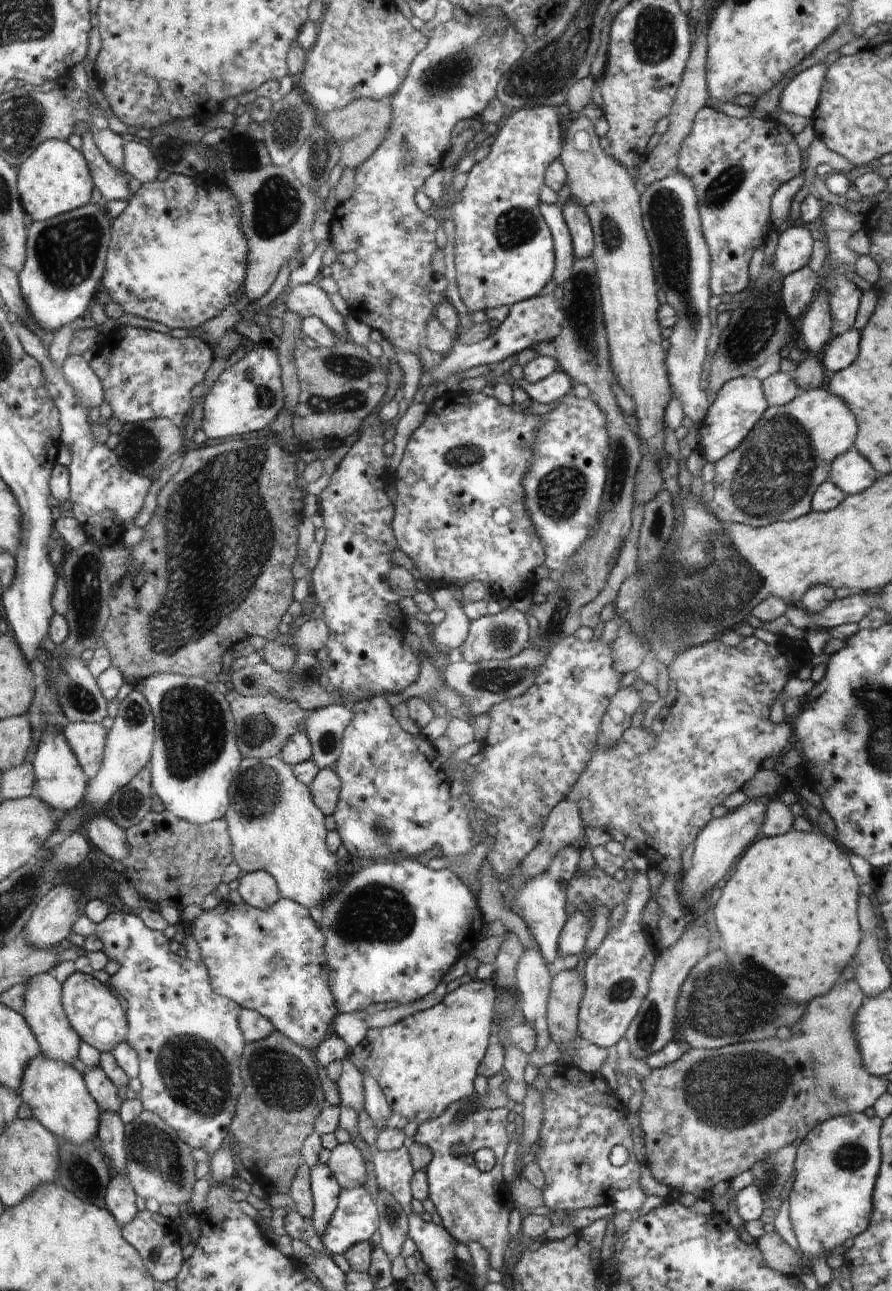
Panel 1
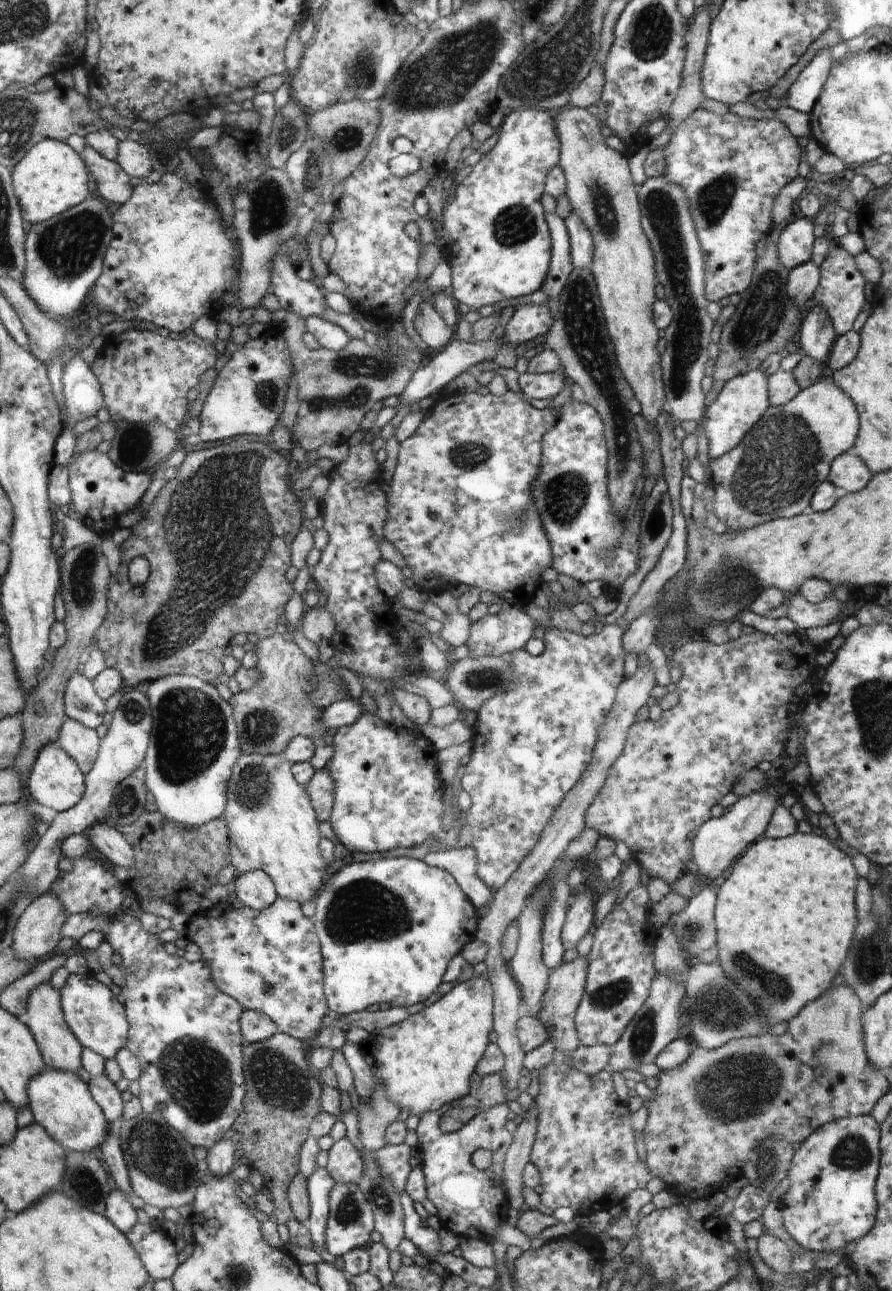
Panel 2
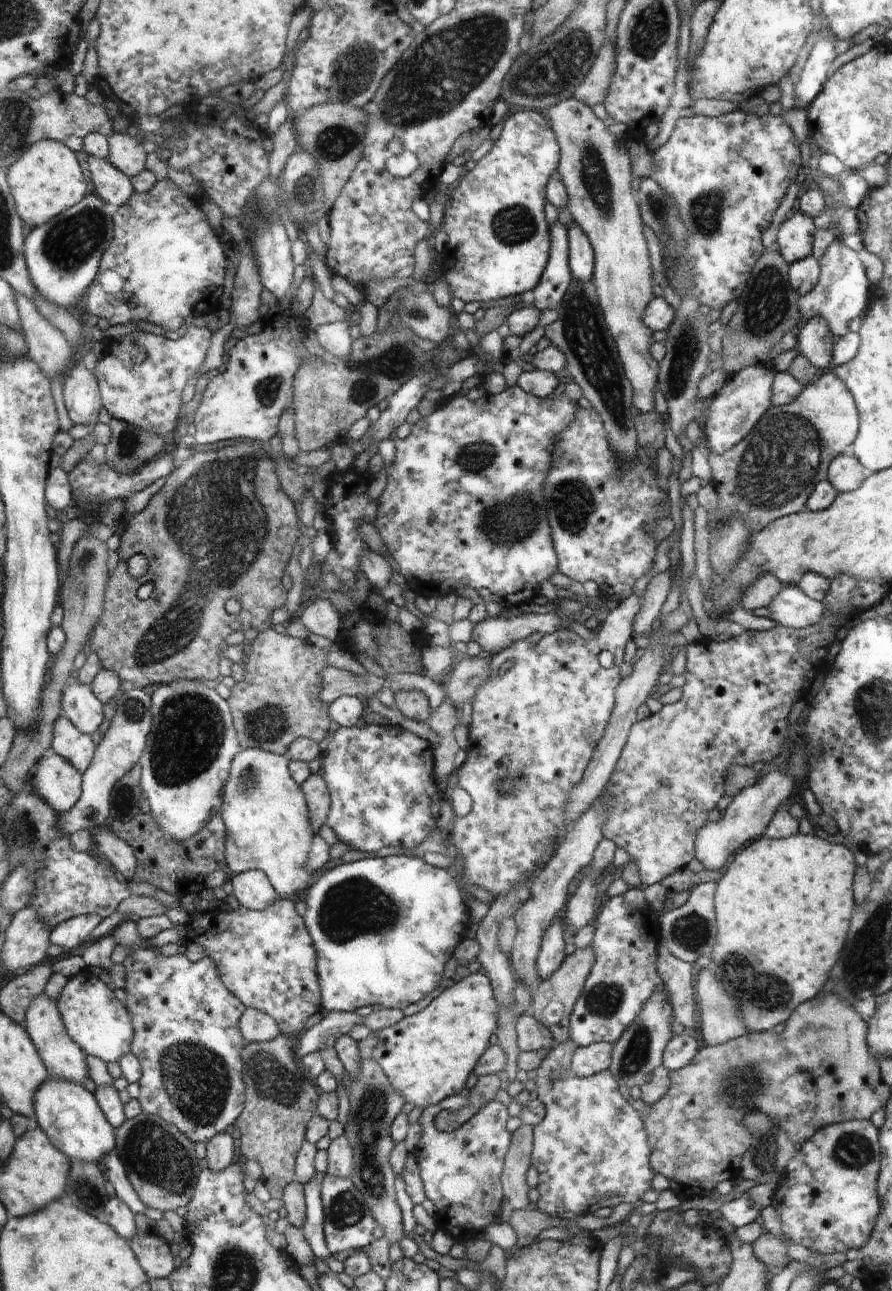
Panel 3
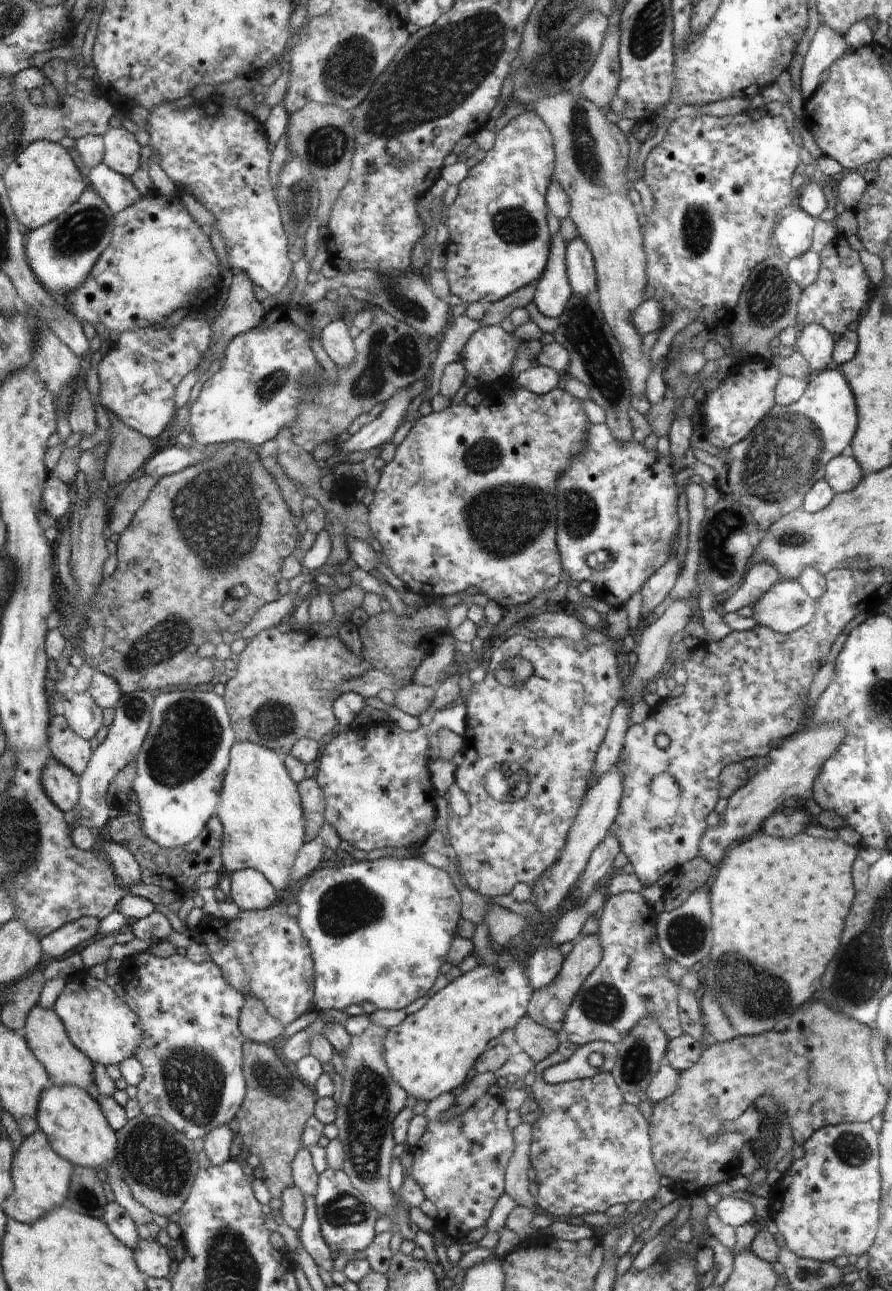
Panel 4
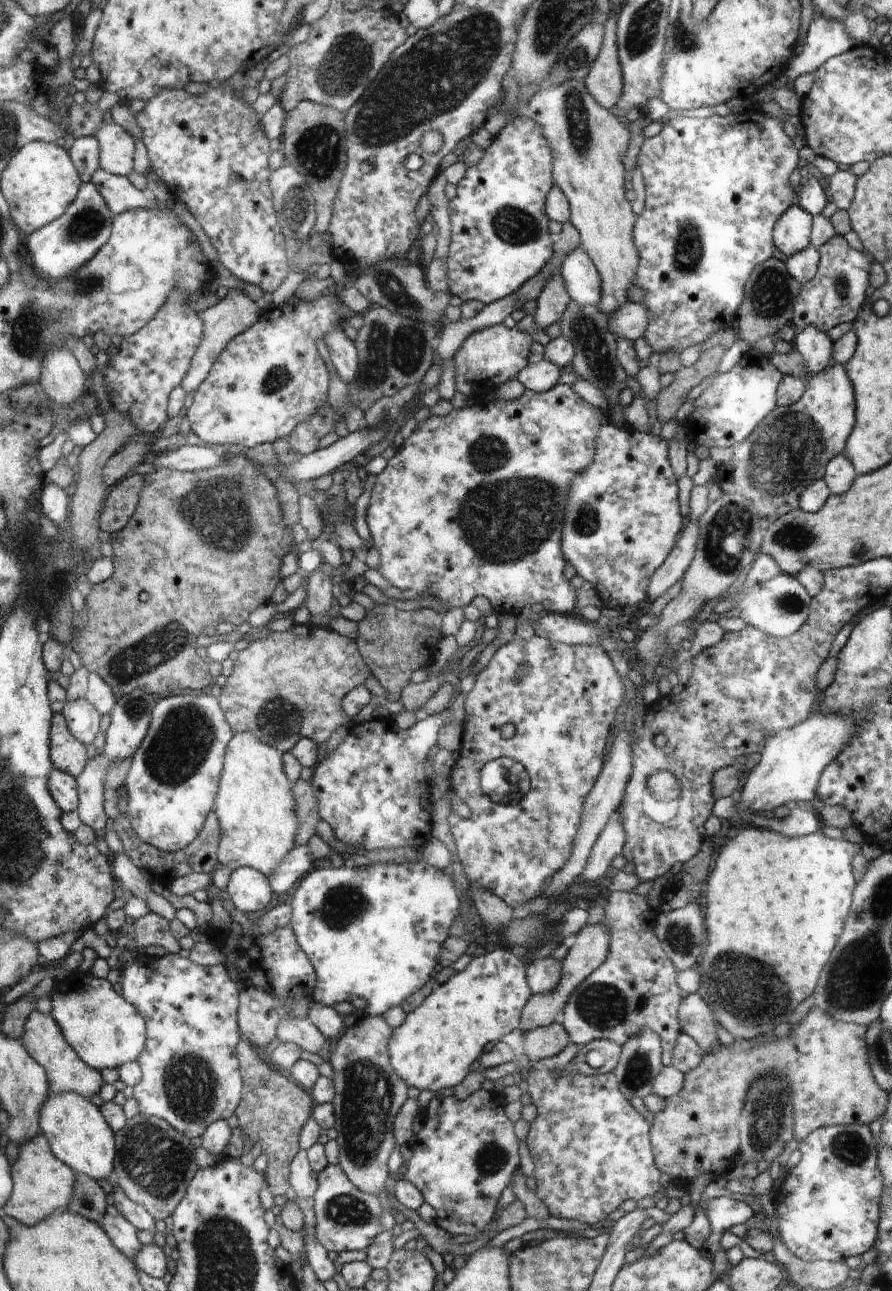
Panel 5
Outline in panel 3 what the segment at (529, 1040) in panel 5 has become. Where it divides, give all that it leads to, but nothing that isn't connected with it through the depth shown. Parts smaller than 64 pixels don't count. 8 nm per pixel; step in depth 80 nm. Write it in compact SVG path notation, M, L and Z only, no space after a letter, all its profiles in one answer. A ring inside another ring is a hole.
M523 1015L516 1019L517 1041L522 1051L548 1049L555 1044L553 1029L536 1017Z

